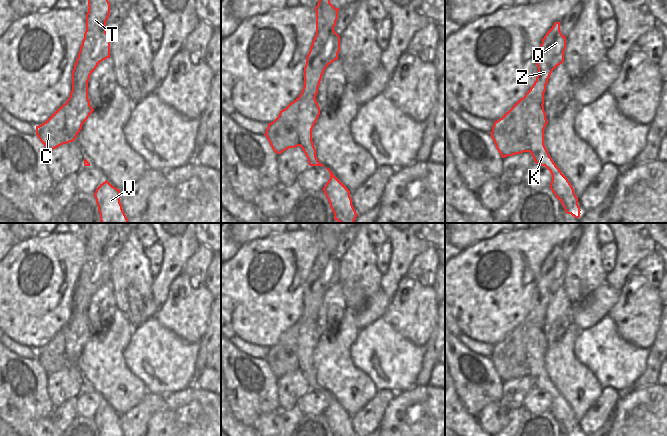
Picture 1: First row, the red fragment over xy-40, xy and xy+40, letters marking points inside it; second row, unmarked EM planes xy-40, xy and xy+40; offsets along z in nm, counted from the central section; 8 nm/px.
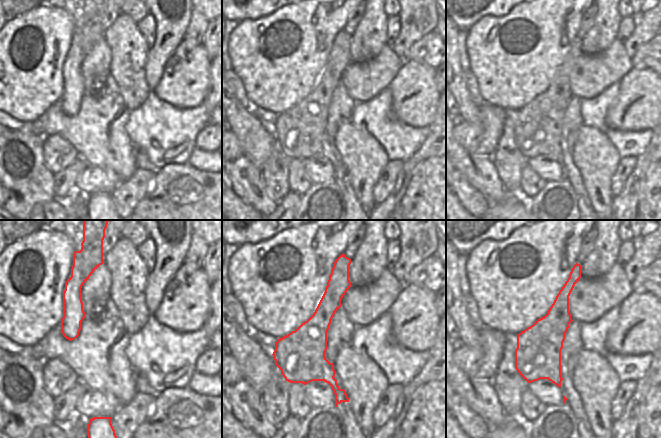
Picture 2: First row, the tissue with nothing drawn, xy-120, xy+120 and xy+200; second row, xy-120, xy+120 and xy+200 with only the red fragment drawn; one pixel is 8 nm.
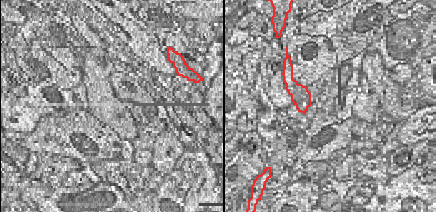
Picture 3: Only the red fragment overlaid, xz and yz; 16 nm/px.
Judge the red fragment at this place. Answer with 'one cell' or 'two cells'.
two cells

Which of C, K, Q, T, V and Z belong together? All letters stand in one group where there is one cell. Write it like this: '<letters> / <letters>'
C Q T Z / K V

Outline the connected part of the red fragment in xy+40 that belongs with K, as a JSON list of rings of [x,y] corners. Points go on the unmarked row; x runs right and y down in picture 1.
[[[533,328],[526,343],[526,355],[530,367],[530,377],[536,388],[545,390],[552,399],[550,413],[556,422],[562,427],[565,436],[580,436],[578,422],[566,400],[550,381],[544,369],[544,353],[548,345],[544,330]]]

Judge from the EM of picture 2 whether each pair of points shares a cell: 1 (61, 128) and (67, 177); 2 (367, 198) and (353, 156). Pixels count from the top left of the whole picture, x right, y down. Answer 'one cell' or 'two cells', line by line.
1: two cells
2: one cell

